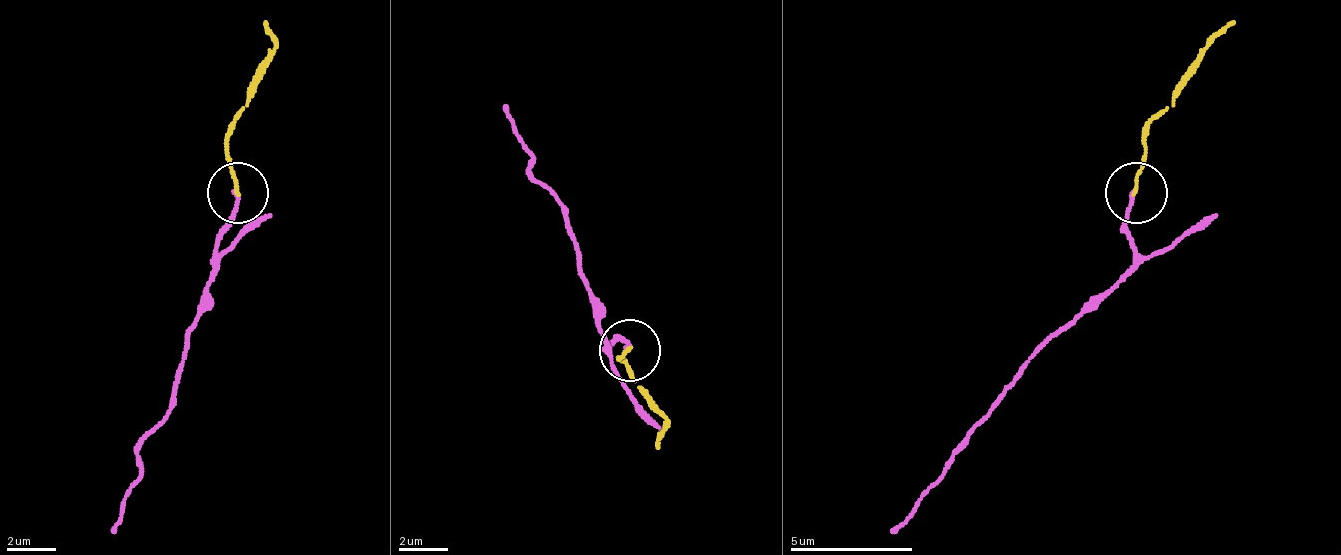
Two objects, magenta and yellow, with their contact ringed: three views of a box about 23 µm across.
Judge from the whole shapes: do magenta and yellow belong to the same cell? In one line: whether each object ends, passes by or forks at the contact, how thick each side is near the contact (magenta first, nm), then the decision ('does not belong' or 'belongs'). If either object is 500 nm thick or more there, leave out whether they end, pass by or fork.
magenta ends there; yellow ends there; 160 nm thick on the magenta side, 140 nm on the other; belongs

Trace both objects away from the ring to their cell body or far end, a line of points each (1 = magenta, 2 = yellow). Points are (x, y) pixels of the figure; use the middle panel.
1: (631, 345), (606, 345), (570, 217), (533, 174), (533, 155), (502, 106)
2: (631, 352), (619, 358), (662, 413), (655, 450)

